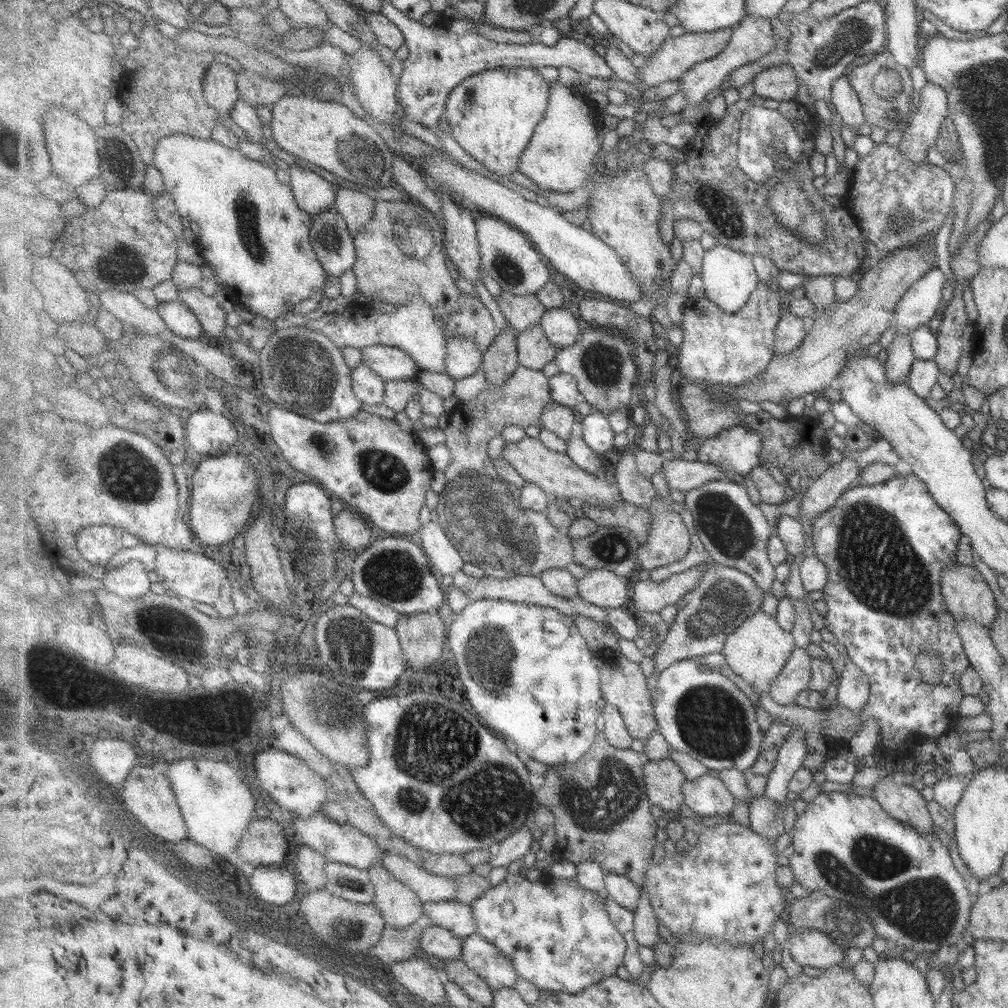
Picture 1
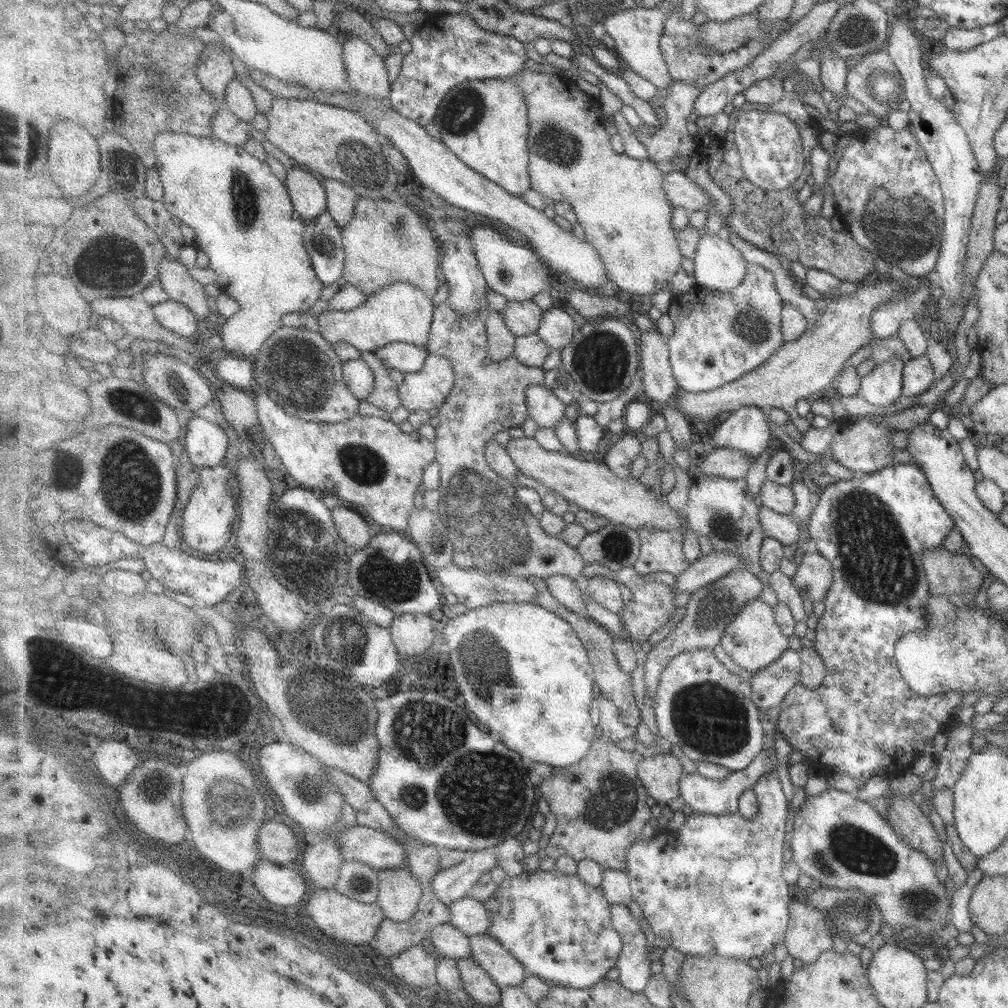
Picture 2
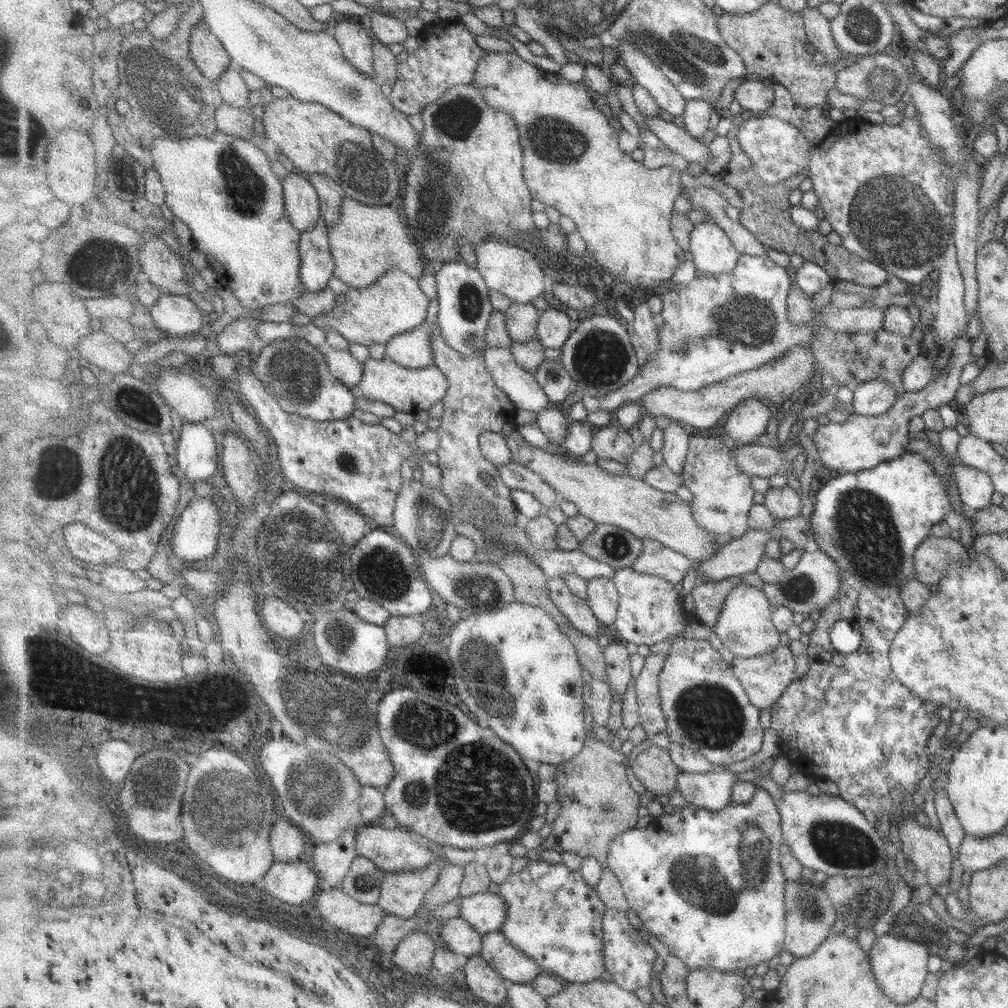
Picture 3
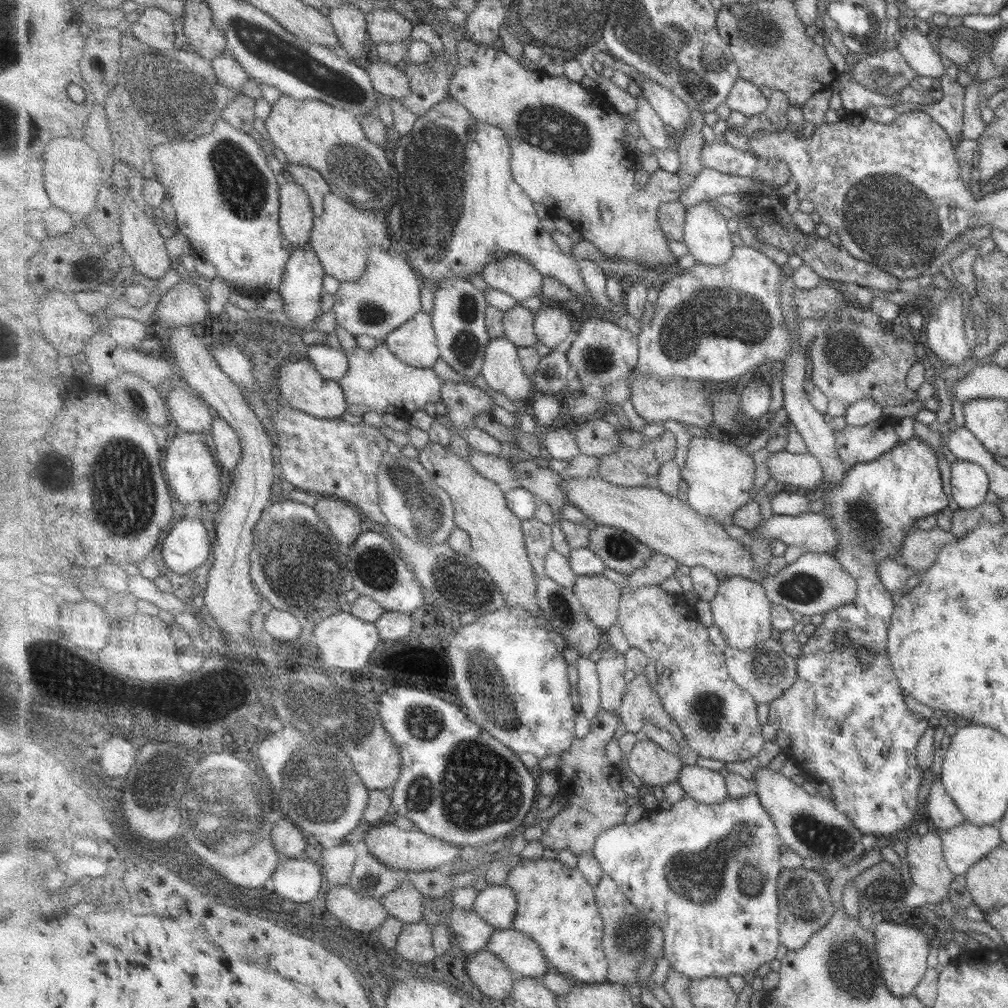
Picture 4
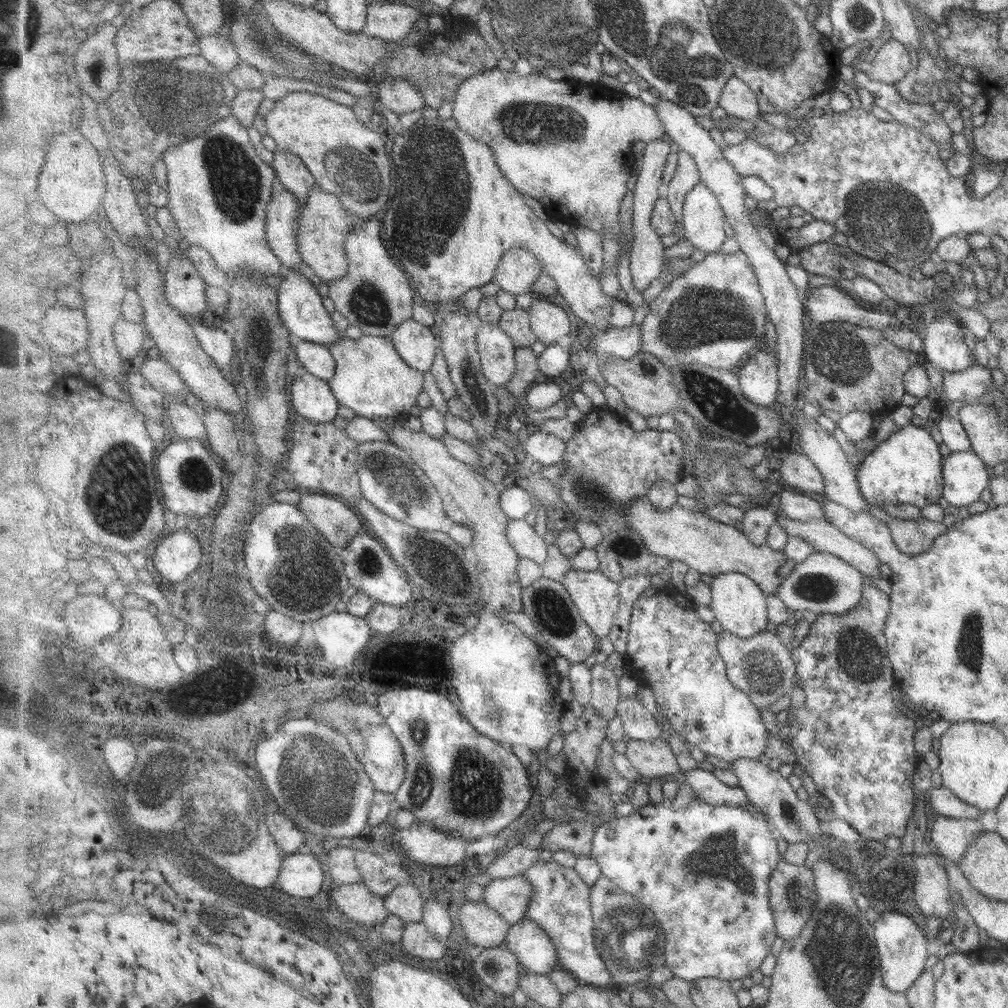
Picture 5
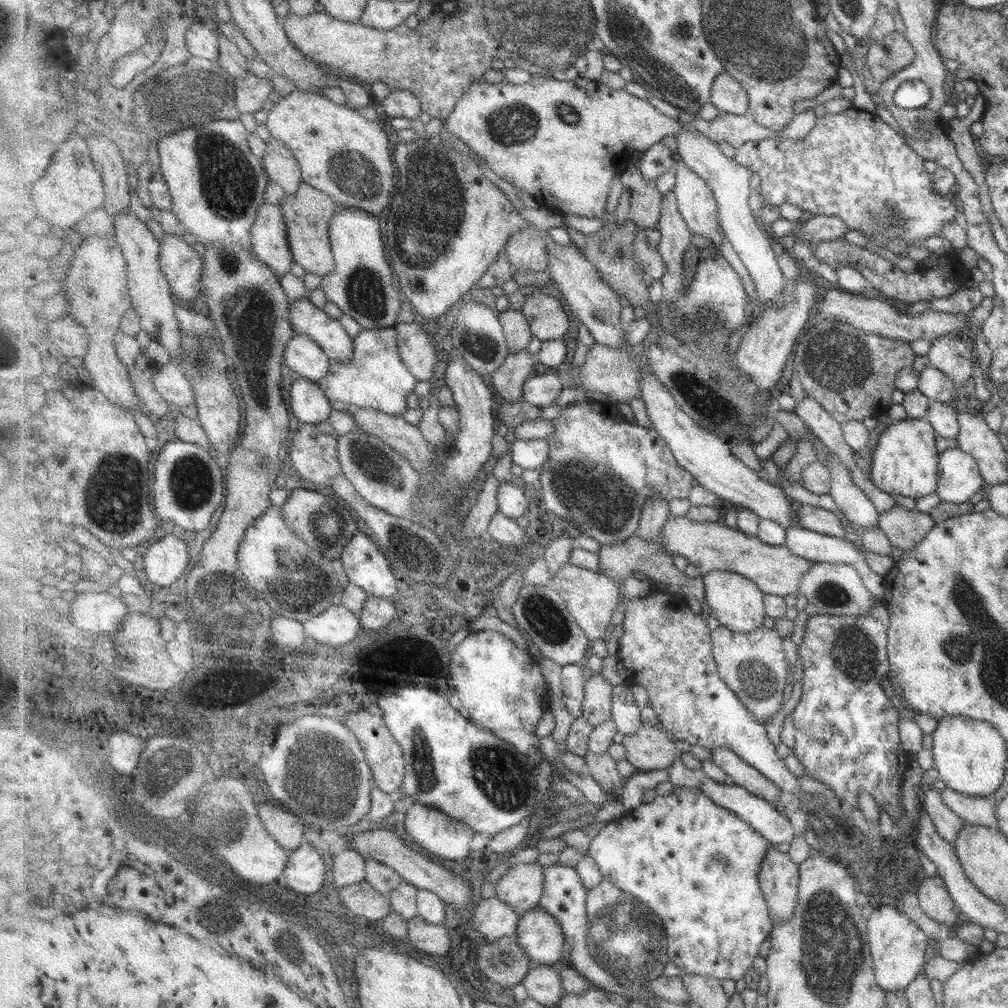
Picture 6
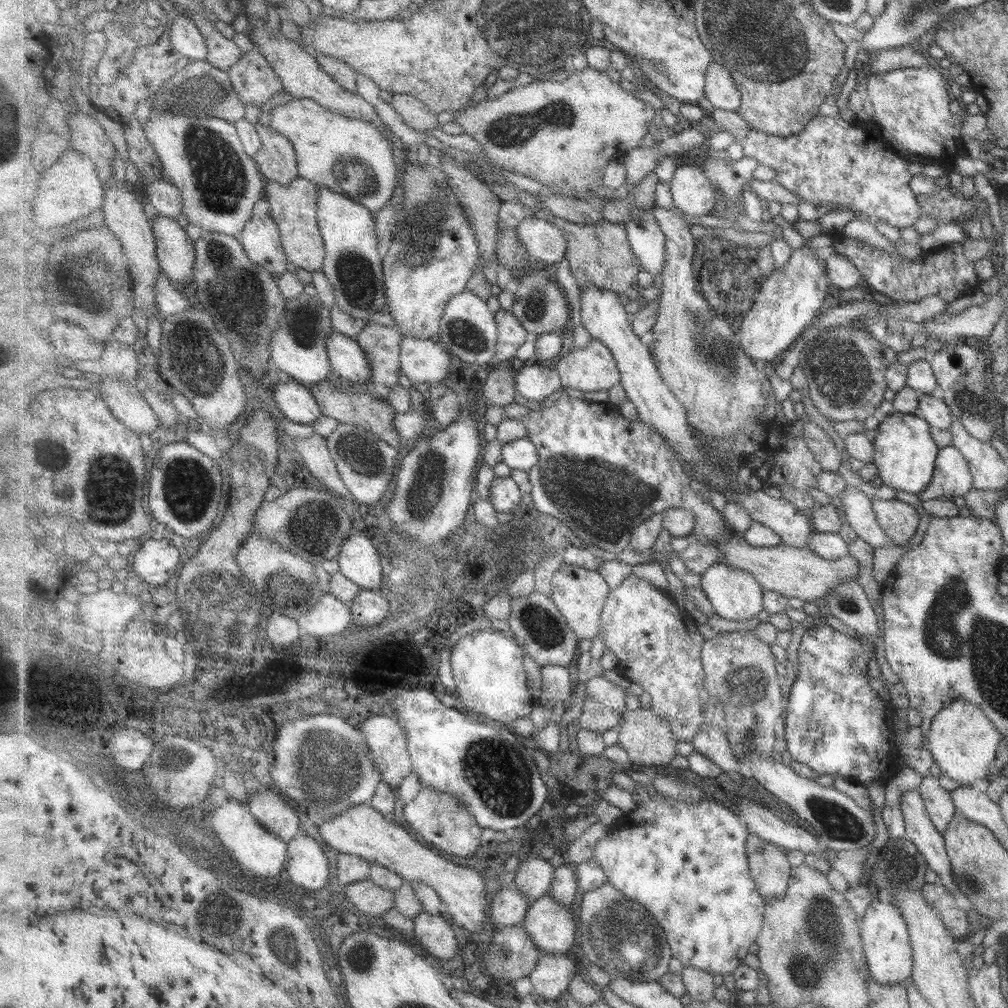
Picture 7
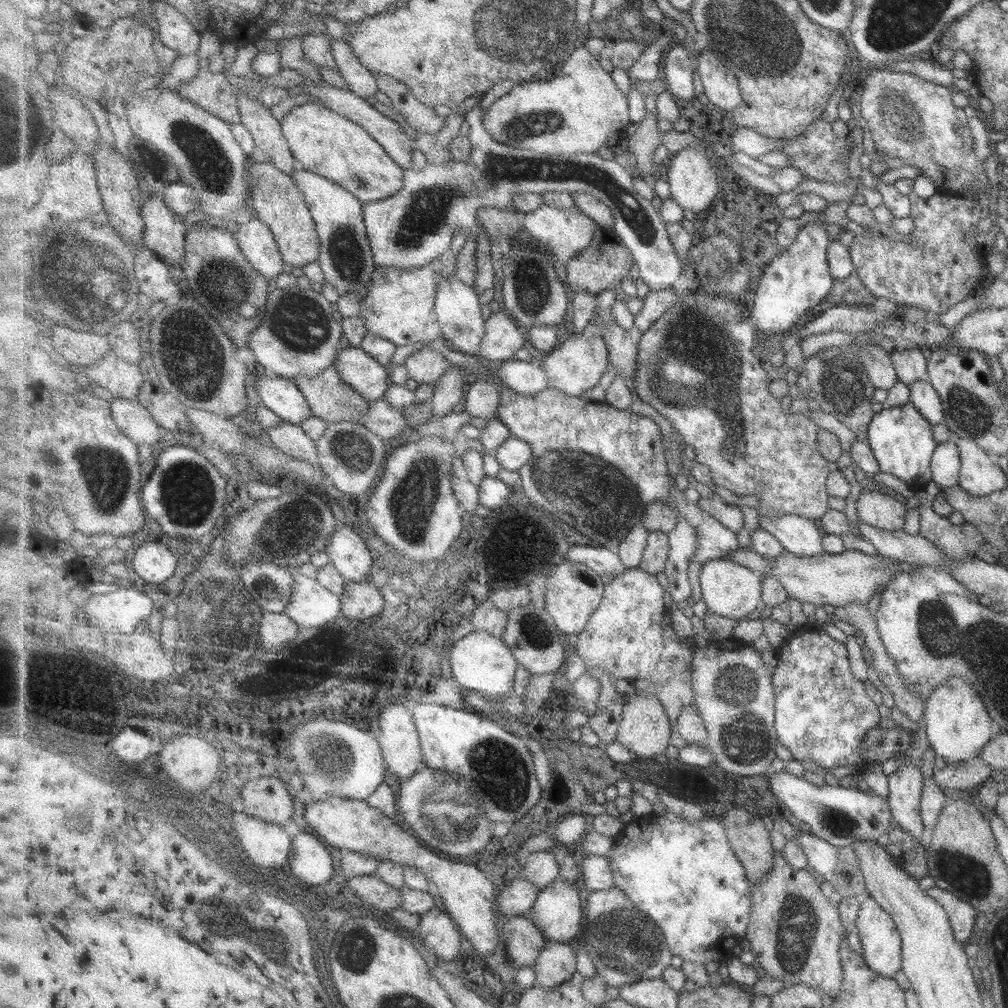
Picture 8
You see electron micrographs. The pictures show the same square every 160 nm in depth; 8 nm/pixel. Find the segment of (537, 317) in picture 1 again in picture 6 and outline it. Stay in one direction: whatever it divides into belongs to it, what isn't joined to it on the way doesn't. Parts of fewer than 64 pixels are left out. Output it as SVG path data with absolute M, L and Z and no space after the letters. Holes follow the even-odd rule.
M507 308L500 312L500 321L511 353L527 348L533 340L530 324L521 310Z

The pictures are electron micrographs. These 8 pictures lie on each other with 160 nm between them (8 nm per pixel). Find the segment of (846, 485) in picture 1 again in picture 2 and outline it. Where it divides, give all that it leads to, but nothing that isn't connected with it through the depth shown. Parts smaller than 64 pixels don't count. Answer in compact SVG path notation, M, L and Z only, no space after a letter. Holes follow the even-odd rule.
M863 416L865 419L849 422L843 420L830 421L824 429L810 427L804 433L801 444L806 451L822 455L825 450L832 450L833 459L852 470L855 475L867 475L887 466L893 465L892 452L897 449L891 444L891 429L872 421L873 416Z

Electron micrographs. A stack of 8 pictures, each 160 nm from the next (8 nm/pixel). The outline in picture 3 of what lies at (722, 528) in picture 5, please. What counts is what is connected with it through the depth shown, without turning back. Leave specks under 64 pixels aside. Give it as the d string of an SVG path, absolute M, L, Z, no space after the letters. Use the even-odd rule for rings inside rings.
M516 428L511 431L506 439L512 453L511 460L517 464L526 466L529 470L542 476L543 480L549 486L552 486L562 495L563 500L573 502L577 506L579 513L591 518L598 526L609 524L621 527L623 530L627 530L627 532L631 532L631 534L637 536L637 538L641 538L641 540L657 540L659 544L667 546L671 550L683 554L683 556L687 556L694 563L711 560L719 552L721 546L715 548L715 539L717 536L699 525L698 518L694 516L694 511L690 503L679 499L675 493L663 492L657 488L653 488L653 486L644 482L643 479L636 479L629 474L616 475L615 473L604 471L597 464L583 463L567 455L558 455L557 452L551 454L551 452L529 444Z

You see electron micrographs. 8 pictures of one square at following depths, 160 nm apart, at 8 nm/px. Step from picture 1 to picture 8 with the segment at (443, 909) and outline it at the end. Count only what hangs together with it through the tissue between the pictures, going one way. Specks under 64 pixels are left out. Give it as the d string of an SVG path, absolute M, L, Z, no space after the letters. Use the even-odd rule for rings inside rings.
M536 851L527 857L520 874L541 891L560 878L561 868L551 851Z

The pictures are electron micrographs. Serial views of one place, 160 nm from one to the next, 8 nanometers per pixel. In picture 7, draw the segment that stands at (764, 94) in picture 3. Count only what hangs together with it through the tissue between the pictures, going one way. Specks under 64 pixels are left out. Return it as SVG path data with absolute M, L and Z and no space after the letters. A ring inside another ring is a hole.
M714 62L706 70L705 98L713 108L735 113L739 111L742 106L742 93L726 66Z

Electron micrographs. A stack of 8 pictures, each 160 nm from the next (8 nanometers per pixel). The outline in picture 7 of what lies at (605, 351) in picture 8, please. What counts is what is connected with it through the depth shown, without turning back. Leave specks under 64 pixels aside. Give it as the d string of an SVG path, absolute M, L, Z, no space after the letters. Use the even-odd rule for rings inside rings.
M597 340L583 349L573 349L551 365L561 377L565 388L584 392L609 392L622 384L622 374L611 349Z

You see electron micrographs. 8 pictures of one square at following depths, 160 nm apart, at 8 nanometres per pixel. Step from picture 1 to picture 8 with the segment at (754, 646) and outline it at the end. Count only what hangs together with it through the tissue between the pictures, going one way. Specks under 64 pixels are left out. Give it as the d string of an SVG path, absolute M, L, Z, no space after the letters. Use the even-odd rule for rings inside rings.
M728 559L711 560L701 568L701 598L708 610L735 620L753 617L762 607L762 582L764 576Z

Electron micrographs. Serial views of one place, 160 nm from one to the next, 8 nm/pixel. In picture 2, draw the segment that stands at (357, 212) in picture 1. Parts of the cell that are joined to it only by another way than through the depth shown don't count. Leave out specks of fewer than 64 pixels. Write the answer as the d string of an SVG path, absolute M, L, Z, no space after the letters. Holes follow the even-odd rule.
M324 179L321 180L323 188L327 192L327 203L329 213L340 227L349 224L356 213L356 204L360 196L351 188L340 181Z

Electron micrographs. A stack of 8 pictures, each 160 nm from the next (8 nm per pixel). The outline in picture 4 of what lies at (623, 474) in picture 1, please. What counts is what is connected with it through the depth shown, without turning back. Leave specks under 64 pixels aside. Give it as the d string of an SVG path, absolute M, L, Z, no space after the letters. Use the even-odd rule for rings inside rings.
M599 415L570 424L576 432L580 451L587 456L607 456L622 447L619 430Z

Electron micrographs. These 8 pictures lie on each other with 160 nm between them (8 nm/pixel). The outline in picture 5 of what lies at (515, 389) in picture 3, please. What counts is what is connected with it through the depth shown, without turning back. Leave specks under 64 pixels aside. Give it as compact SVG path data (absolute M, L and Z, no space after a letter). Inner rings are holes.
M481 321L477 340L482 371L493 386L507 388L516 373L517 347L496 322Z

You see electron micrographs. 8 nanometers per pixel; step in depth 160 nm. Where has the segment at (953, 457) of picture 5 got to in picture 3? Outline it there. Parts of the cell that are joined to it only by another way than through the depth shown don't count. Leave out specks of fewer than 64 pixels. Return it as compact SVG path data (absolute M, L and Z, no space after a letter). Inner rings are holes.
M963 464L953 466L952 472L959 500L966 511L981 510L991 504L994 490L990 478L984 472Z

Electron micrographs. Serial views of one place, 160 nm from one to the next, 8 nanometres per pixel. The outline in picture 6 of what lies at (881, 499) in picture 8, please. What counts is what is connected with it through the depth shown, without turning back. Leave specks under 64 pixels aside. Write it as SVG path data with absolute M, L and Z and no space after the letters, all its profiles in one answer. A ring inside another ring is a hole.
M898 505L881 514L878 526L886 533L890 544L905 553L911 552L925 539L929 528L934 526L934 520L915 508Z

